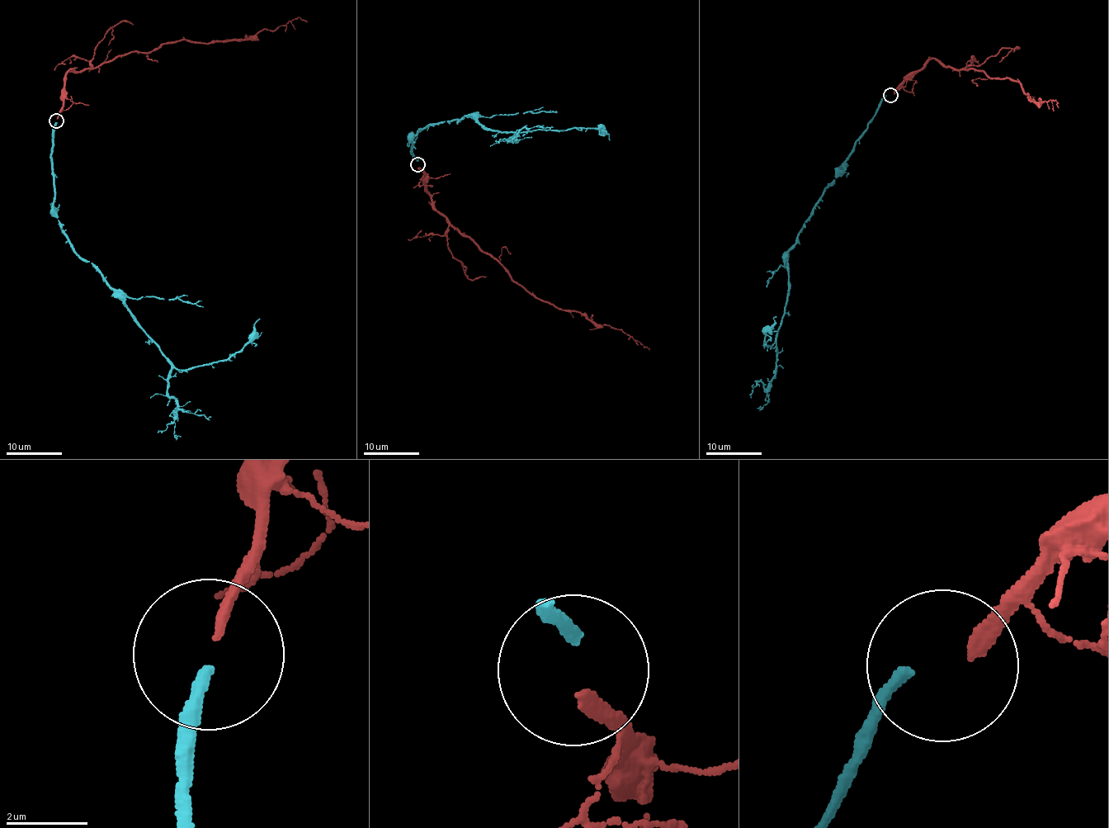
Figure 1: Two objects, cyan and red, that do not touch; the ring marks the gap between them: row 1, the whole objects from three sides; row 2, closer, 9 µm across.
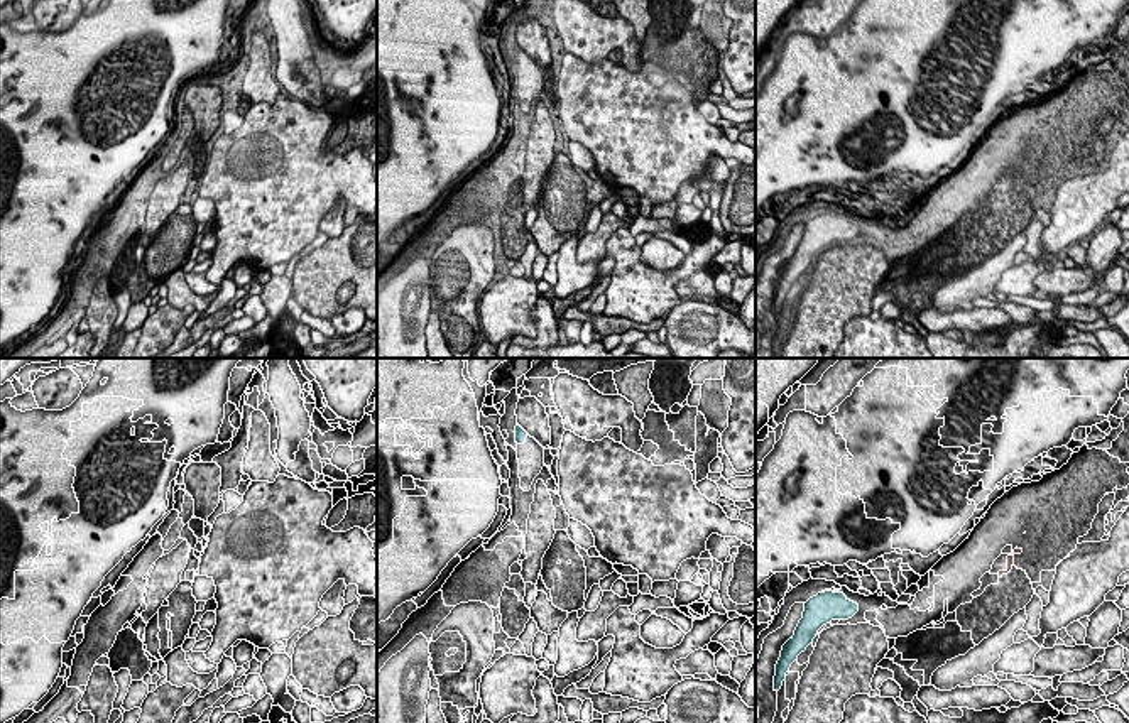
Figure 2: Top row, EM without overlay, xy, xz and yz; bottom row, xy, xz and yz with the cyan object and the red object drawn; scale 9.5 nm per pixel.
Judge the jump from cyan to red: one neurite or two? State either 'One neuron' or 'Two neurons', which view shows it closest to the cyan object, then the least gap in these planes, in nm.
Two neurons. Closest in yz. Distance 1350 nm

